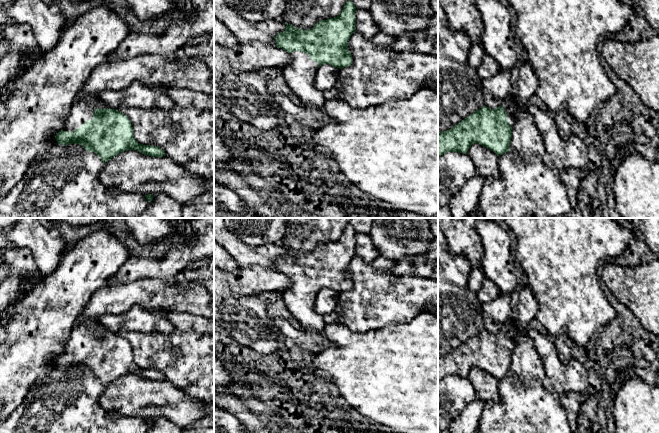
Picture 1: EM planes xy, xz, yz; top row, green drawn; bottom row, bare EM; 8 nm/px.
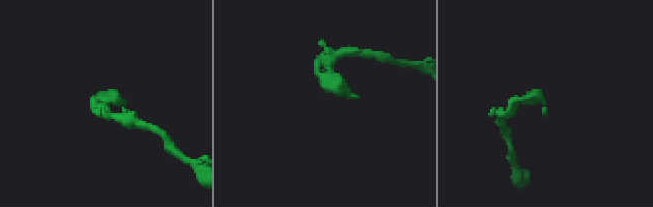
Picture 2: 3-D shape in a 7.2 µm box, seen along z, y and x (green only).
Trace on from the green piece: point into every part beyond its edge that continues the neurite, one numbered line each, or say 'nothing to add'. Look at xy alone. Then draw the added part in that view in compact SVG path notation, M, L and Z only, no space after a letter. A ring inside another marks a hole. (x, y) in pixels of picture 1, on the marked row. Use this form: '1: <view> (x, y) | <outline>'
1: xy (81, 110) | M76 98L61 130L73 132L81 127L87 120L91 120L93 118L96 105L97 102L95 99Z

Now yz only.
1: yz (507, 103) | M507 98L502 106L503 106L503 109L505 110L506 114L507 114L507 118L509 120L510 126L513 127L513 124L515 121L514 121L514 118L509 114L510 105L511 105L511 101L509 98Z

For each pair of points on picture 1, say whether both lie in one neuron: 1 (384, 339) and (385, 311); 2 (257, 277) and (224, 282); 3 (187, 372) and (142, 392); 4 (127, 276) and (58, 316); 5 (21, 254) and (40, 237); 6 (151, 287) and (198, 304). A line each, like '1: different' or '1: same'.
1: different
2: same
3: different
4: different
5: different
6: same

